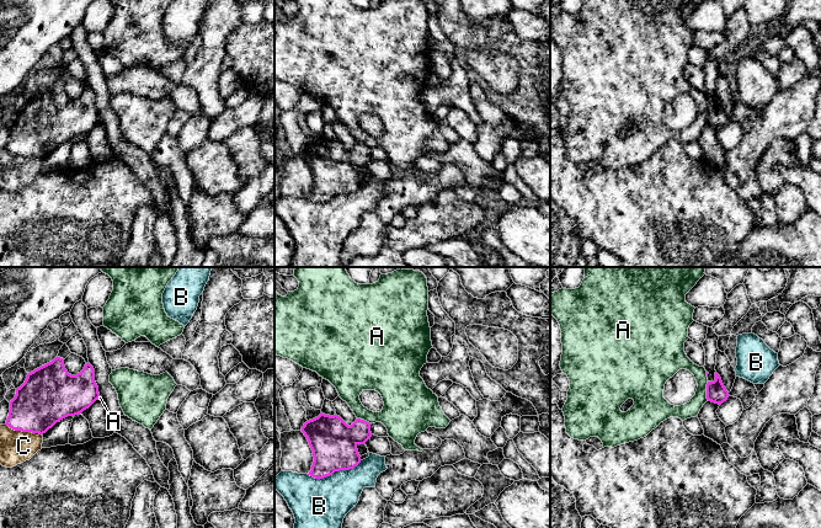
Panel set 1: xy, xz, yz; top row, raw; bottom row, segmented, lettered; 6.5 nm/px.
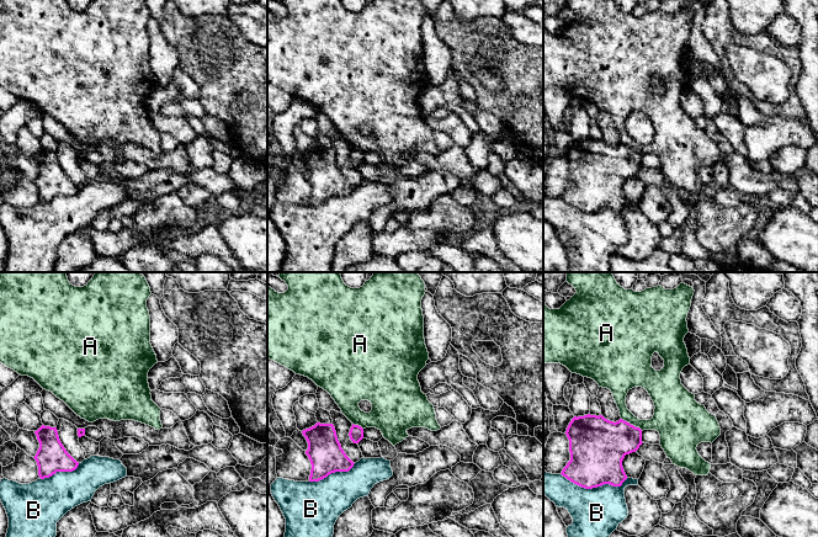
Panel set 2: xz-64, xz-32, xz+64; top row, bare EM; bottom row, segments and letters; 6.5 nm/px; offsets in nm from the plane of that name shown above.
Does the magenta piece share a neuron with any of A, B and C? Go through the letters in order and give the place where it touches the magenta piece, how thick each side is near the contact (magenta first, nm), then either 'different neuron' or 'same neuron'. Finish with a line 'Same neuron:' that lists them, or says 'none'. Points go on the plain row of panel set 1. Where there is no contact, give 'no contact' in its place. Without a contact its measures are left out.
A: contact yz (707, 116); calibres 130 and 100 nm; different neuron
B: contact xz (334, 196); calibres 300 and 360 nm; different neuron
C: contact xy (24, 155); calibres 340 and 220 nm; different neuron
Same neuron: none

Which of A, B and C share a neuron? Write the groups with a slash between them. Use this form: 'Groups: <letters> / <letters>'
Groups: A / B / C

